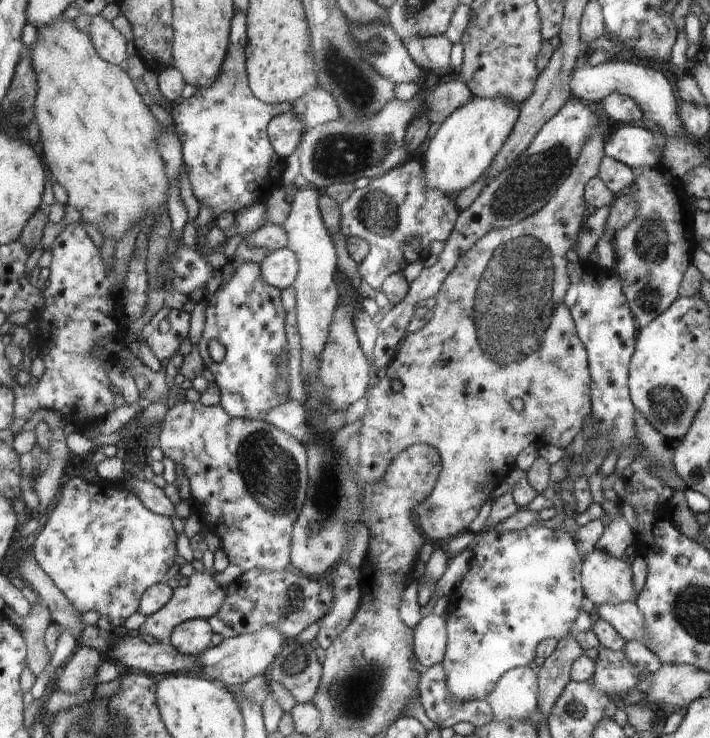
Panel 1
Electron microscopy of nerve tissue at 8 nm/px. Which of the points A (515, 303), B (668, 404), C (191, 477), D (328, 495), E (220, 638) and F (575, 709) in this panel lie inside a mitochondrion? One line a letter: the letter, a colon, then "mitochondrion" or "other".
A: mitochondrion
B: mitochondrion
C: other
D: mitochondrion
E: other
F: mitochondrion

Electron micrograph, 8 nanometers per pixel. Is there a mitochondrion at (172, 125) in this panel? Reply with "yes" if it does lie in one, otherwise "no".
no

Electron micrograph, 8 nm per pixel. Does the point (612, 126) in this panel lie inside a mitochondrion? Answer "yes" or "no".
no

